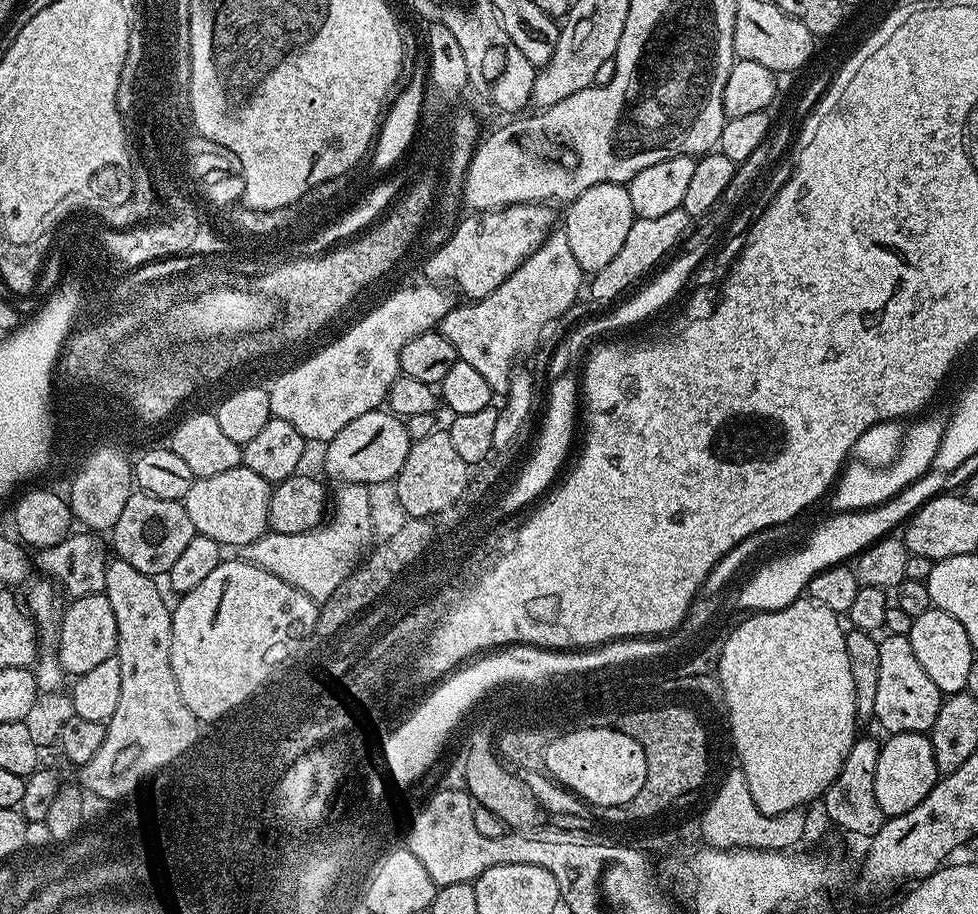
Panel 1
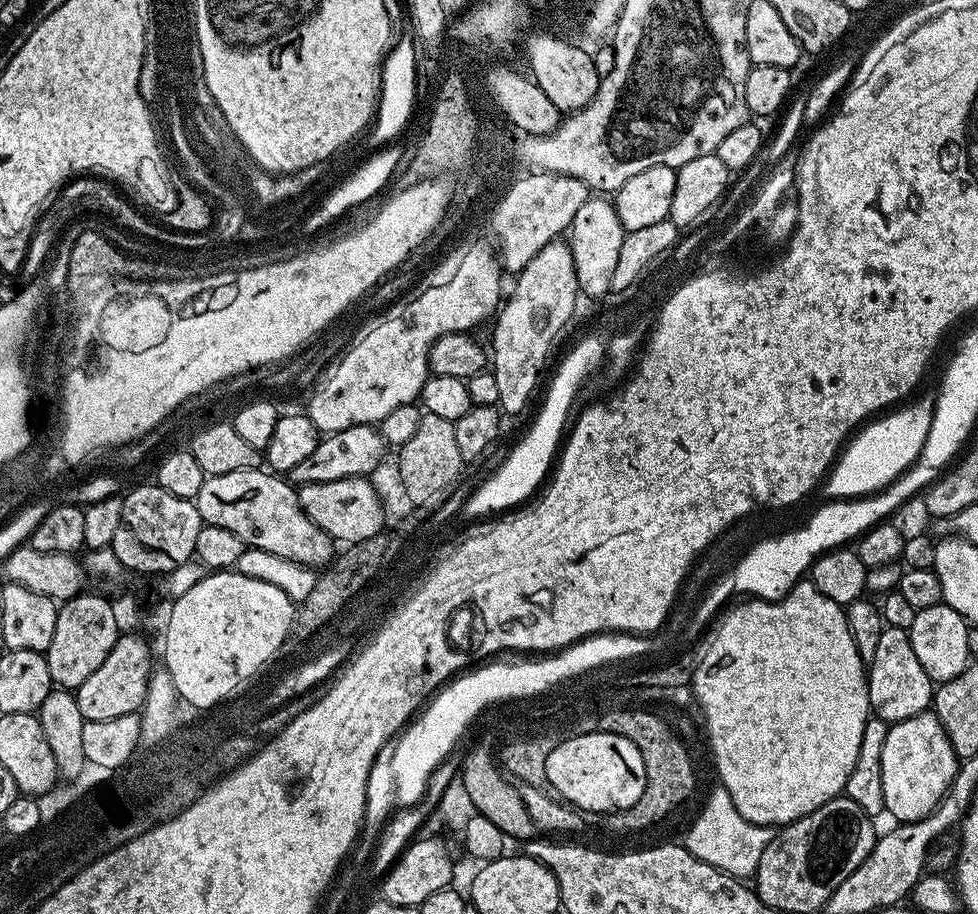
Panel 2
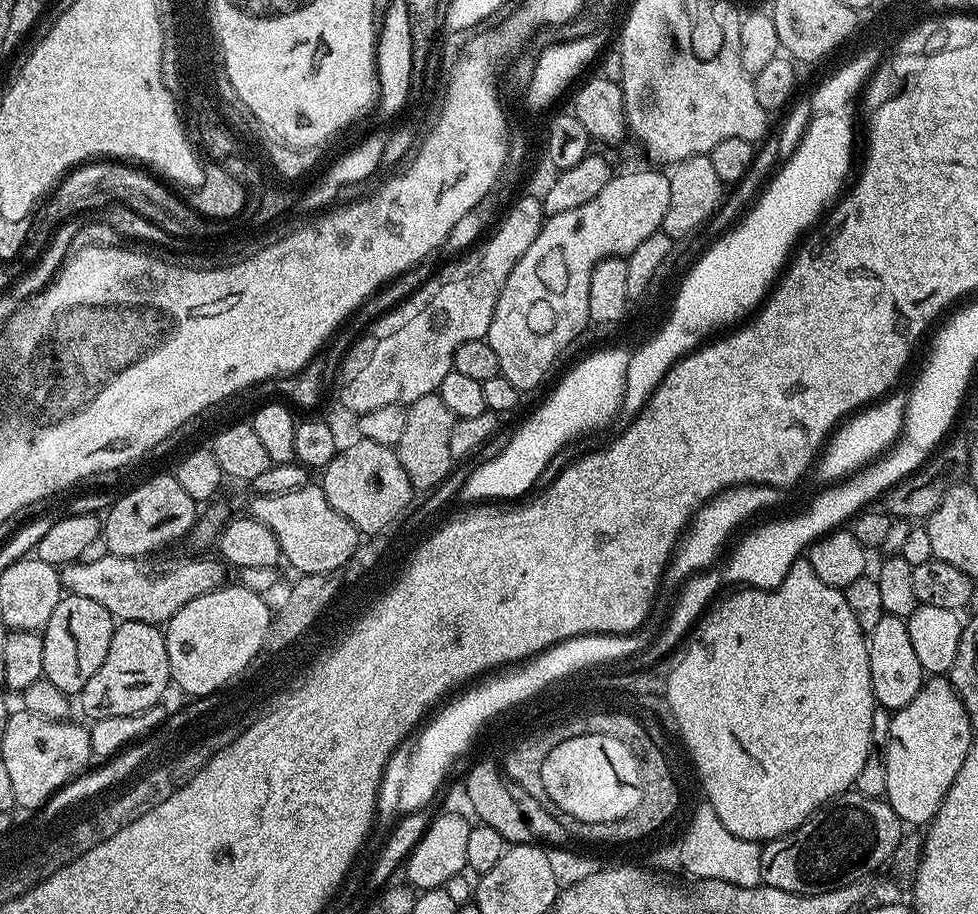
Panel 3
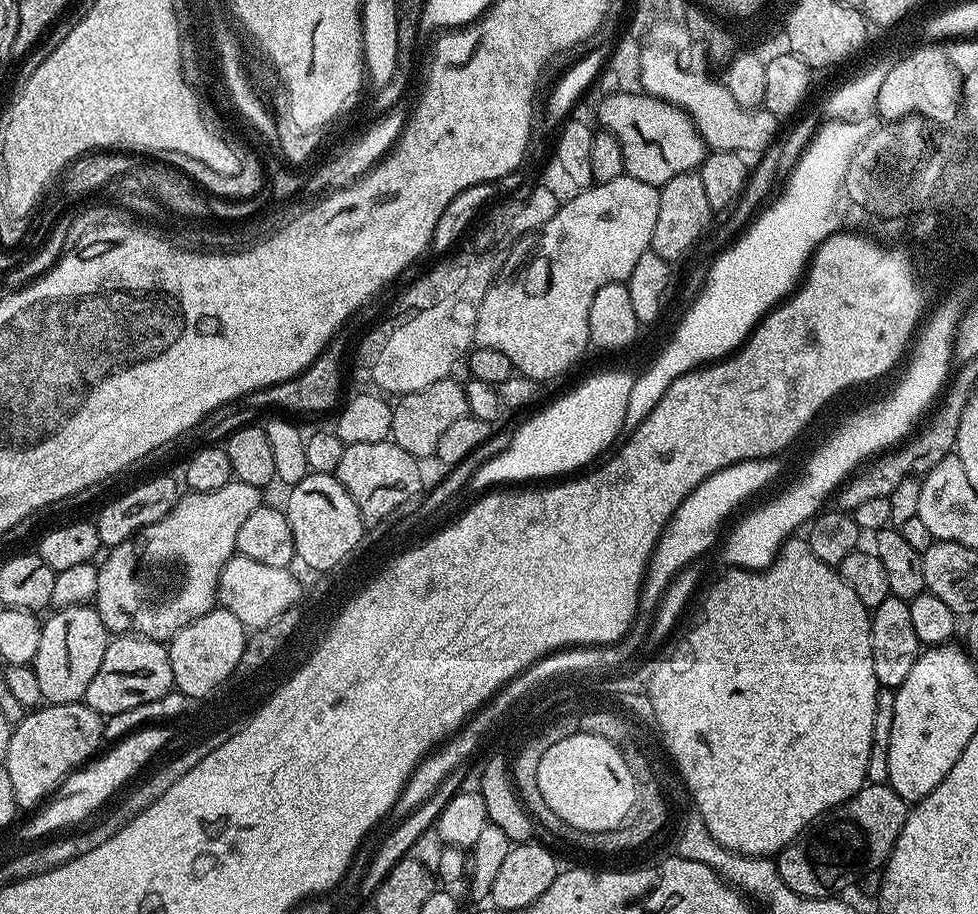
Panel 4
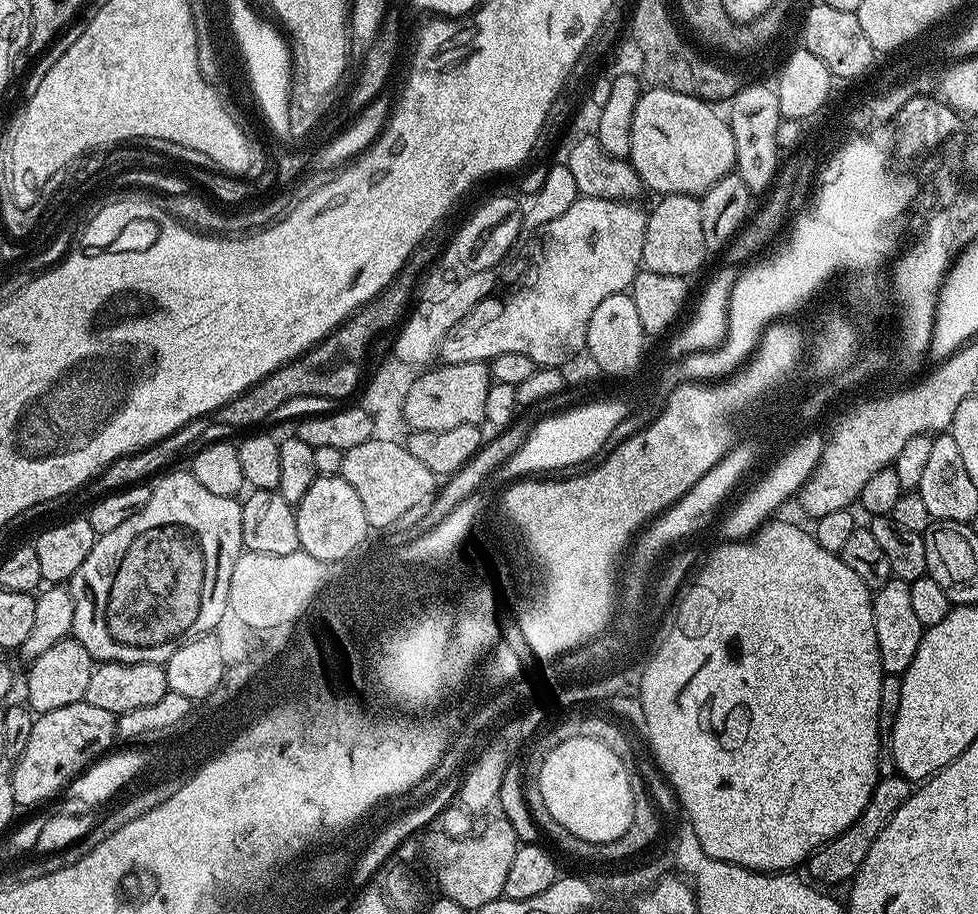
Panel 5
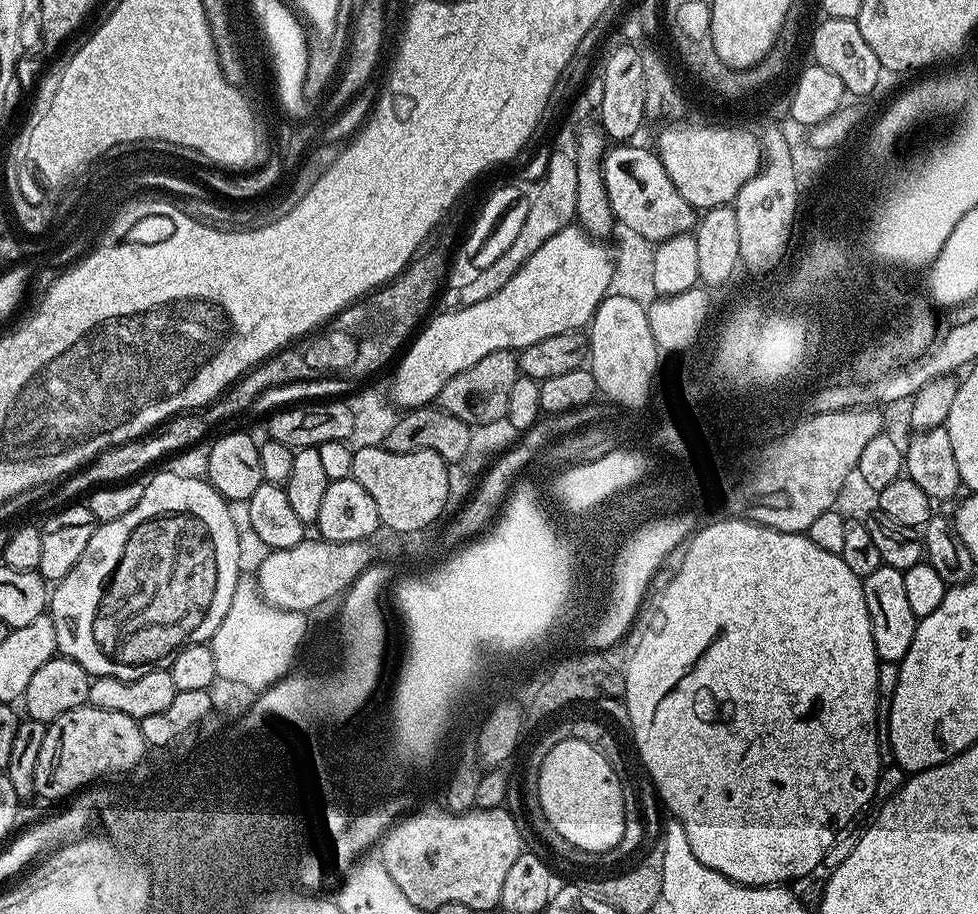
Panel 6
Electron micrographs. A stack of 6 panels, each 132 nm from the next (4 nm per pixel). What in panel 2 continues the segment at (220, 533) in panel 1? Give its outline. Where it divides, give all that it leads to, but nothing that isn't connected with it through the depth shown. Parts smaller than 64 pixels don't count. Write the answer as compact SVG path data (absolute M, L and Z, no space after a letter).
M247 468L207 477L194 503L204 524L222 526L222 530L238 534L247 547L266 550L278 554L278 558L309 566L324 566L333 559L332 537L306 518L299 491L283 475L271 470Z

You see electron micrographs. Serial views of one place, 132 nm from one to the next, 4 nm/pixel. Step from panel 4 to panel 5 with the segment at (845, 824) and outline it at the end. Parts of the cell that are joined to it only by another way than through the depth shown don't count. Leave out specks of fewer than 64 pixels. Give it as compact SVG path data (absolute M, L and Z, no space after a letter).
M897 774L880 777L876 781L870 802L862 810L859 818L841 836L836 836L833 840L823 844L821 848L816 849L808 857L806 869L808 868L809 874L807 873L807 875L820 886L828 886L824 884L840 884L843 880L844 883L851 881L857 870L862 866L866 854L870 854L870 848L878 838L878 834L882 834L886 822L890 822L890 818L898 810L898 806L902 806L902 802L906 802L912 797L913 791L913 781L906 779L905 776Z

